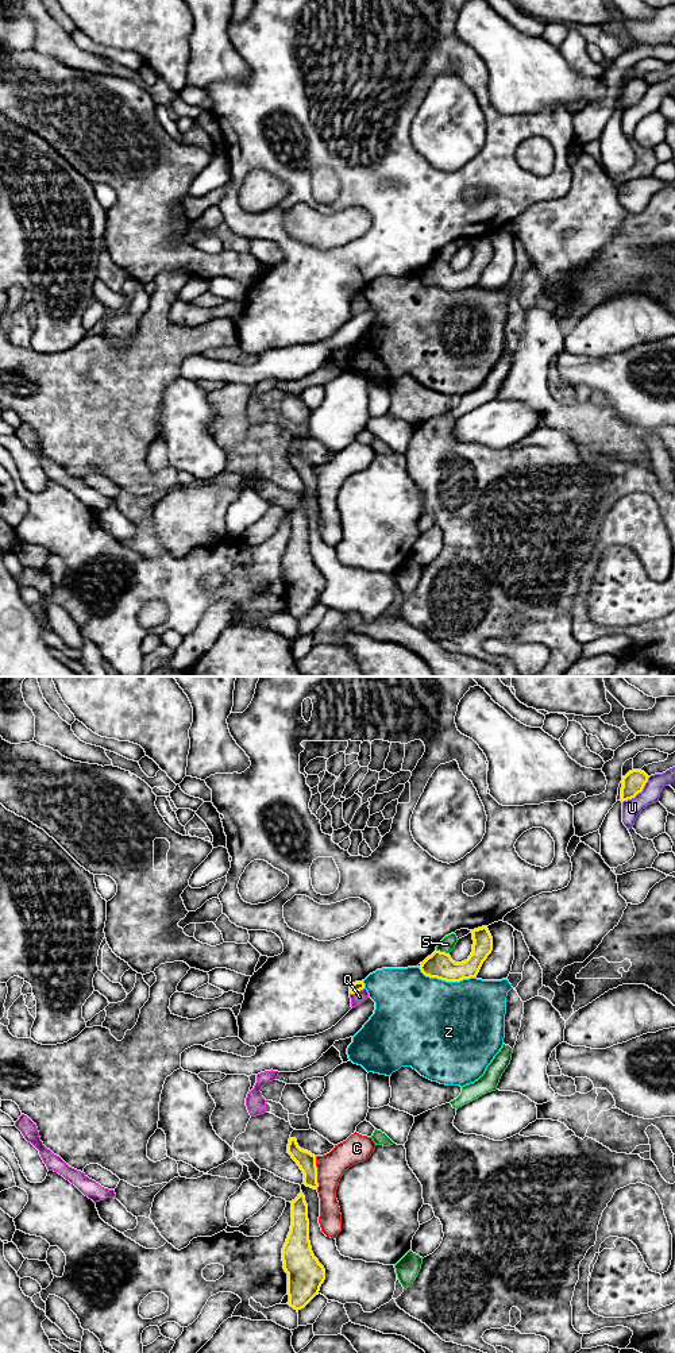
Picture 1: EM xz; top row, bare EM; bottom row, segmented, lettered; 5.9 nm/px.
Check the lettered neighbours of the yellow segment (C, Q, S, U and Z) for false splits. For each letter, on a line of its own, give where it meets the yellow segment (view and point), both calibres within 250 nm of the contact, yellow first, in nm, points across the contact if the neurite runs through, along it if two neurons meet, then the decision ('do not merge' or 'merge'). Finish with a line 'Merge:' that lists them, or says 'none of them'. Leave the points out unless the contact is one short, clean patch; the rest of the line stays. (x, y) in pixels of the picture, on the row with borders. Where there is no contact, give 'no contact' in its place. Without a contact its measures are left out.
C: meets yellow in xz at (316, 1172); 110 nm thick on the yellow side, 160 nm on the other; do not merge
Q: meets yellow in xz at (357, 991); 60 nm thick on the yellow side, 70 nm on the other; border along xz (363, 987), (350, 994); do not merge
S: meets yellow in xz at (443, 952); 160 nm thick on the yellow side, 90 nm on the other; do not merge
U: meets yellow in xz at (639, 791); 140 nm thick on the yellow side, 110 nm on the other; do not merge
Z: meets yellow in xz at (446, 980); 160 nm thick on the yellow side, 500 nm on the other; do not merge
Merge: none of them

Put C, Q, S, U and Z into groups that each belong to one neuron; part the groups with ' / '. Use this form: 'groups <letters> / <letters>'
groups C U / Q / S / Z

